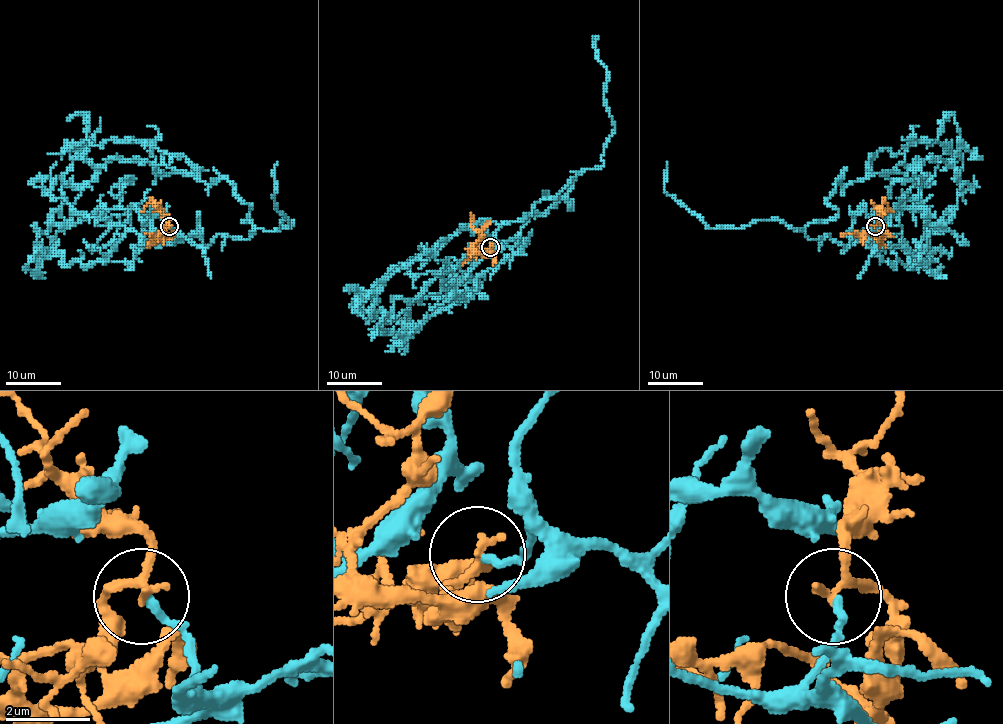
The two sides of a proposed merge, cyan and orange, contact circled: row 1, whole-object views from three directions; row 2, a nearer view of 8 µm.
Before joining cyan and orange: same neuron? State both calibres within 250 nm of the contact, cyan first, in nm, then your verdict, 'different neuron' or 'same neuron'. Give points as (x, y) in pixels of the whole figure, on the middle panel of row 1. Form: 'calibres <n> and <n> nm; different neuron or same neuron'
calibres 180 and 180 nm; different neuron

